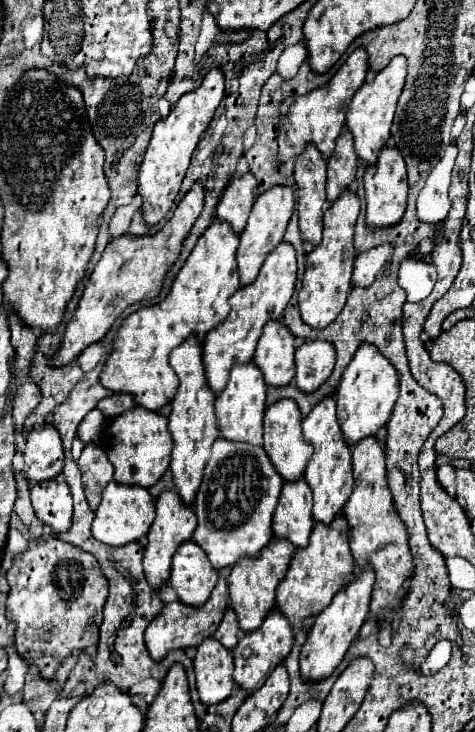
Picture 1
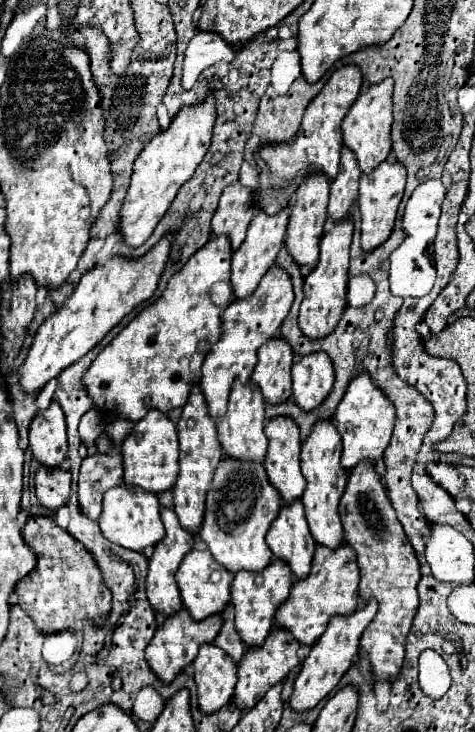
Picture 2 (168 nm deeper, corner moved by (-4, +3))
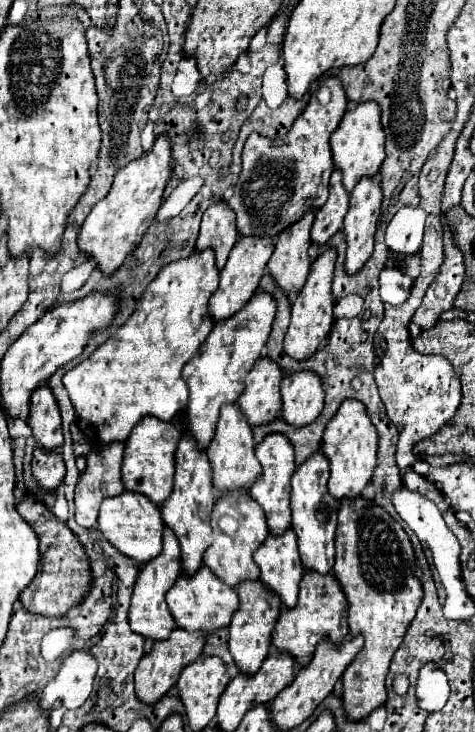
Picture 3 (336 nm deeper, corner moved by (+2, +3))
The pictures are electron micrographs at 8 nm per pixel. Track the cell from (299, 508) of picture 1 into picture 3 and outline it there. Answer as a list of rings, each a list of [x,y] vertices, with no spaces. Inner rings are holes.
[[[287,529],[285,535],[269,535],[253,555],[255,563],[261,569],[259,581],[269,593],[275,593],[281,599],[281,605],[293,609],[297,603],[299,581],[303,577],[303,567],[297,551],[297,537],[293,529]]]

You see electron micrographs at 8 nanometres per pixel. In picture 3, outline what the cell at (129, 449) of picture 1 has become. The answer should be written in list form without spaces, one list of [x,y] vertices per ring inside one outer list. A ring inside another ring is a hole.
[[[145,417],[131,431],[125,441],[125,457],[121,467],[123,485],[127,491],[137,491],[149,497],[155,505],[161,505],[173,491],[173,475],[175,475],[175,451],[181,439],[181,431],[171,423],[161,423],[159,419]]]

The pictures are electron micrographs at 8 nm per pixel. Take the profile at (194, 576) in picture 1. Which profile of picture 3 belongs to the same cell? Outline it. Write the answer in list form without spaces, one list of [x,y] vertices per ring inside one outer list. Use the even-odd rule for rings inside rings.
[[[201,567],[193,577],[181,575],[173,589],[167,593],[167,605],[173,613],[175,625],[185,631],[203,631],[203,633],[215,633],[217,629],[229,627],[233,613],[239,609],[239,597],[235,589],[225,587],[207,567]]]

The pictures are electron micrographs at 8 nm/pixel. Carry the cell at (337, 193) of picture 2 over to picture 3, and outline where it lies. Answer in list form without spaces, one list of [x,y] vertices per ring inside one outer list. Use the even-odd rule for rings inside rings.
[[[333,171],[331,185],[329,185],[329,199],[327,203],[315,213],[315,223],[311,229],[311,241],[315,245],[325,245],[341,227],[343,217],[347,213],[349,195],[341,183],[341,171]]]

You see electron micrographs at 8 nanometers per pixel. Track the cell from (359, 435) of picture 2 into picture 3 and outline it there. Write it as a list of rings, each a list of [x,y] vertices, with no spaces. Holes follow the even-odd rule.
[[[347,399],[337,415],[327,423],[325,435],[323,435],[323,455],[329,459],[331,477],[329,477],[329,493],[335,499],[355,499],[361,495],[363,487],[369,483],[375,459],[377,459],[377,431],[373,423],[369,423],[365,415],[365,407],[357,403],[355,399]]]

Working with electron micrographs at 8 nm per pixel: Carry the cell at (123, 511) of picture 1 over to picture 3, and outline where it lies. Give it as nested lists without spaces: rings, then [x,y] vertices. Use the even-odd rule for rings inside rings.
[[[125,491],[119,497],[105,499],[99,511],[99,531],[105,535],[105,539],[123,555],[137,563],[147,563],[155,559],[161,553],[161,535],[163,535],[163,521],[161,513],[155,503],[145,499],[139,493]]]

